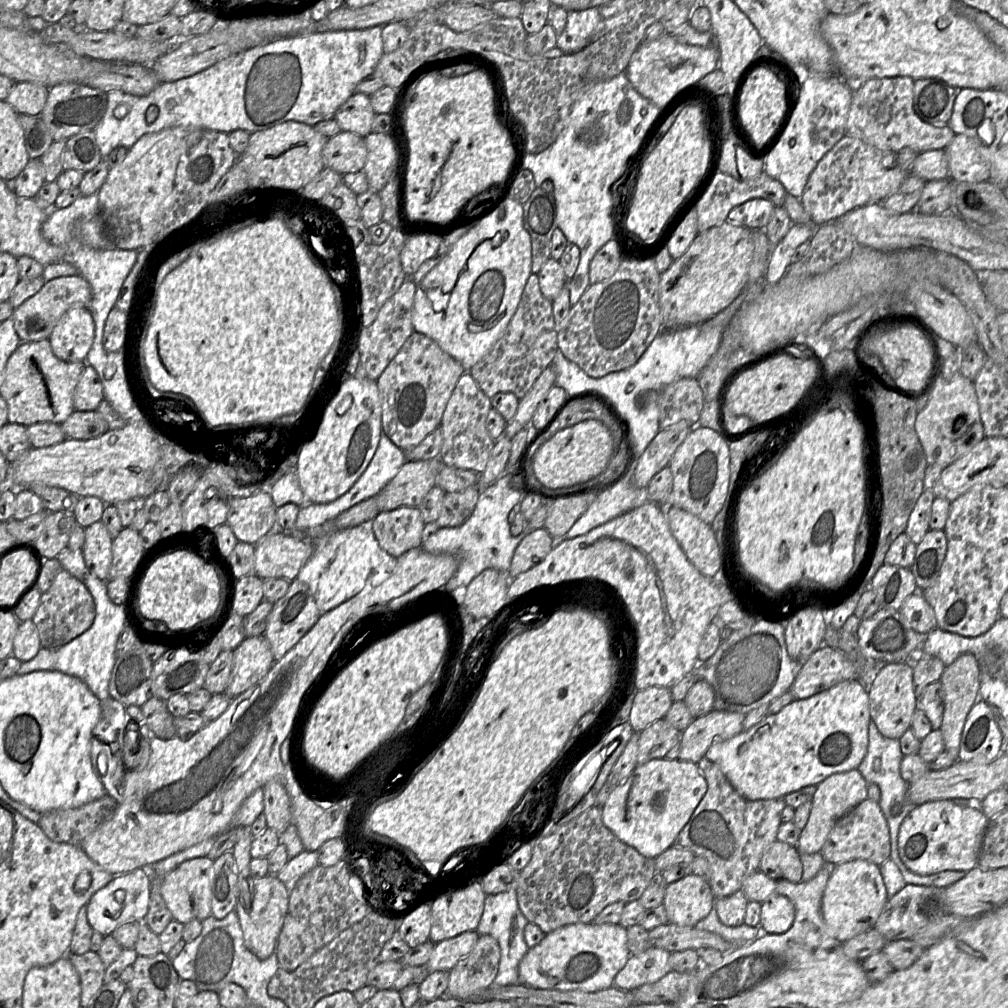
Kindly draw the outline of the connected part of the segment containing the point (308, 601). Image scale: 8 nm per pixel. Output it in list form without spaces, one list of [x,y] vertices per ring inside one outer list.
[[[297,578],[292,580],[287,593],[274,603],[264,633],[274,662],[280,660],[319,617],[320,611],[308,584]]]

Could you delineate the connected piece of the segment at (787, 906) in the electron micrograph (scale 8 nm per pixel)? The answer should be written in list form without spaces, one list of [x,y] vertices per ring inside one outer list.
[[[772,895],[761,903],[760,927],[763,933],[783,934],[795,919],[795,907],[783,895]]]

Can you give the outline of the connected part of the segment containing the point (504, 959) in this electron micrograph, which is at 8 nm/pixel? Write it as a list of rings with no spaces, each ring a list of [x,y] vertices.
[[[515,889],[486,895],[484,910],[476,930],[479,935],[491,935],[498,941],[500,946],[501,958],[498,974],[494,979],[495,985],[521,984],[518,967],[520,961],[529,950],[529,946],[524,939],[524,928],[528,922],[528,919],[523,915],[518,906]]]

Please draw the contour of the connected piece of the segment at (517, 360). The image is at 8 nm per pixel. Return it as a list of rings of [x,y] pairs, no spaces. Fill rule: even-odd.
[[[532,273],[505,332],[469,373],[490,399],[499,392],[512,392],[521,400],[540,374],[551,365],[558,350],[557,333],[552,301],[544,297],[538,275]]]

